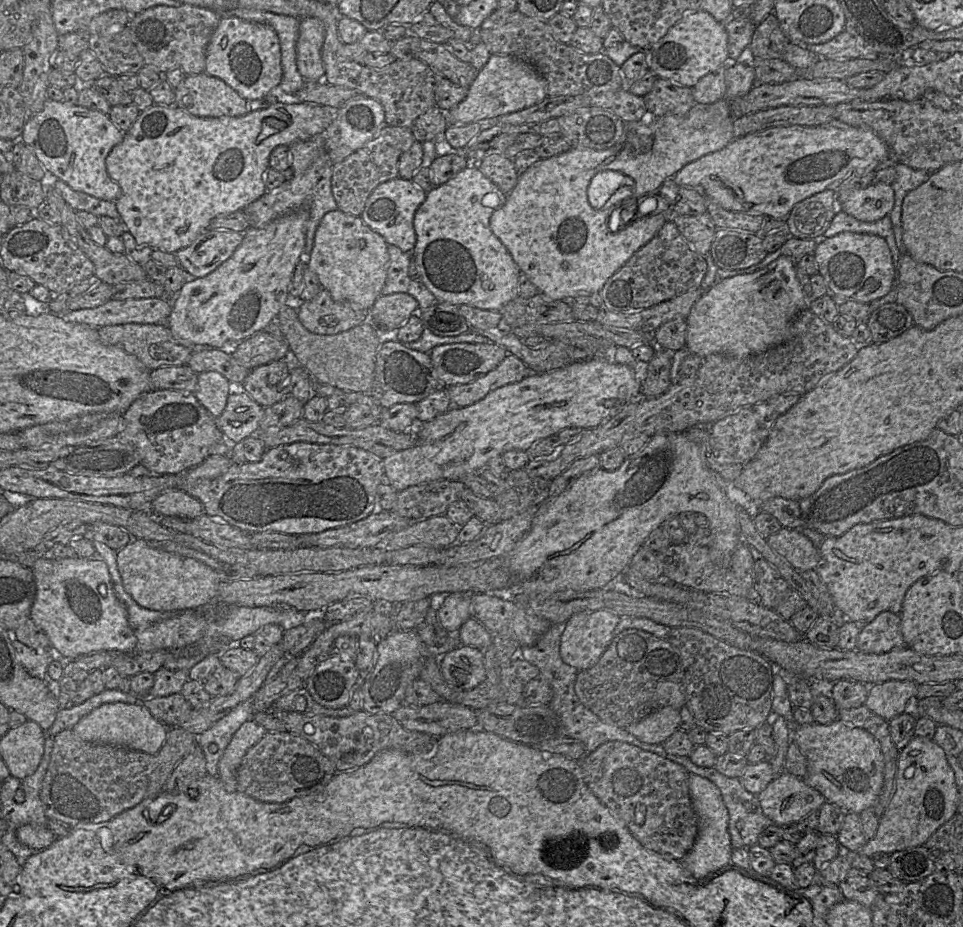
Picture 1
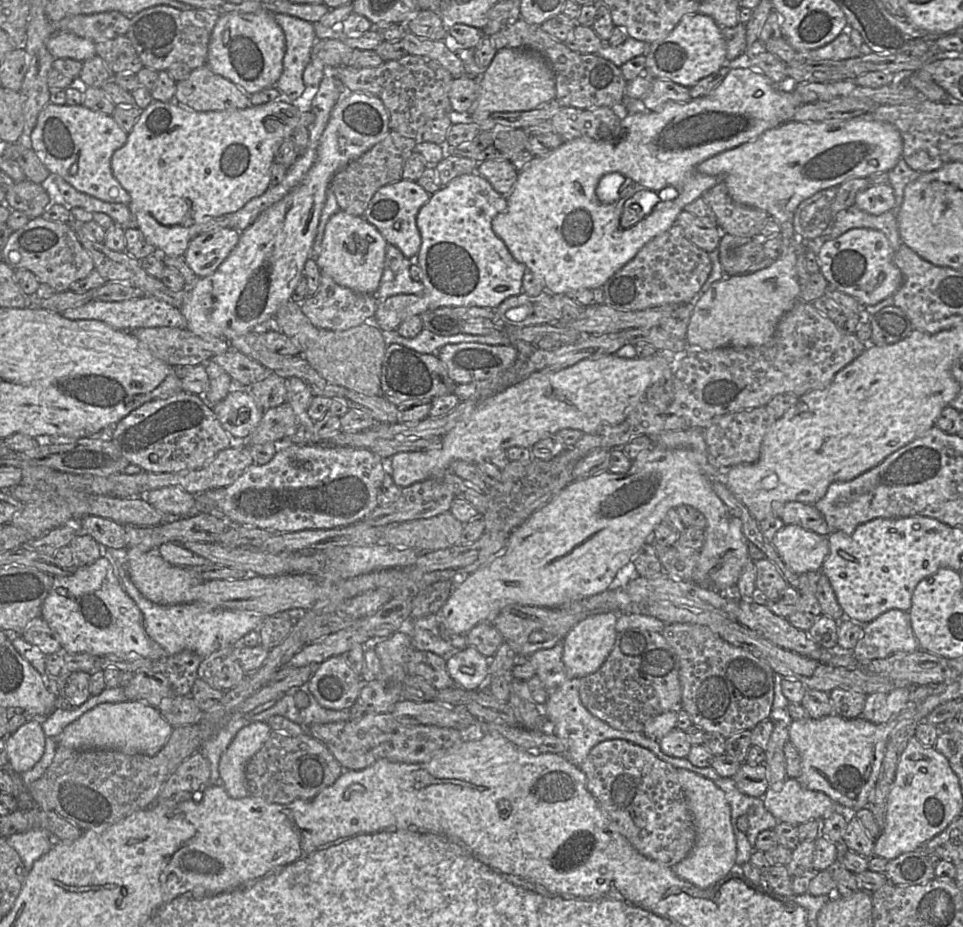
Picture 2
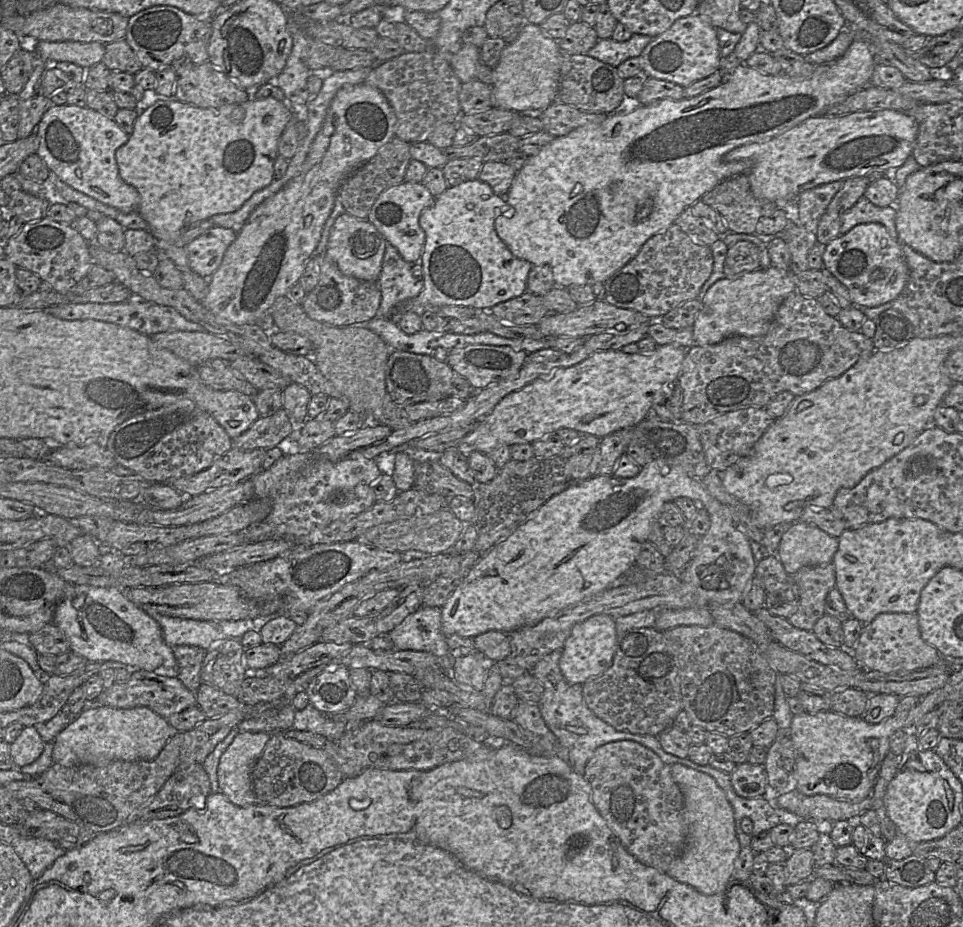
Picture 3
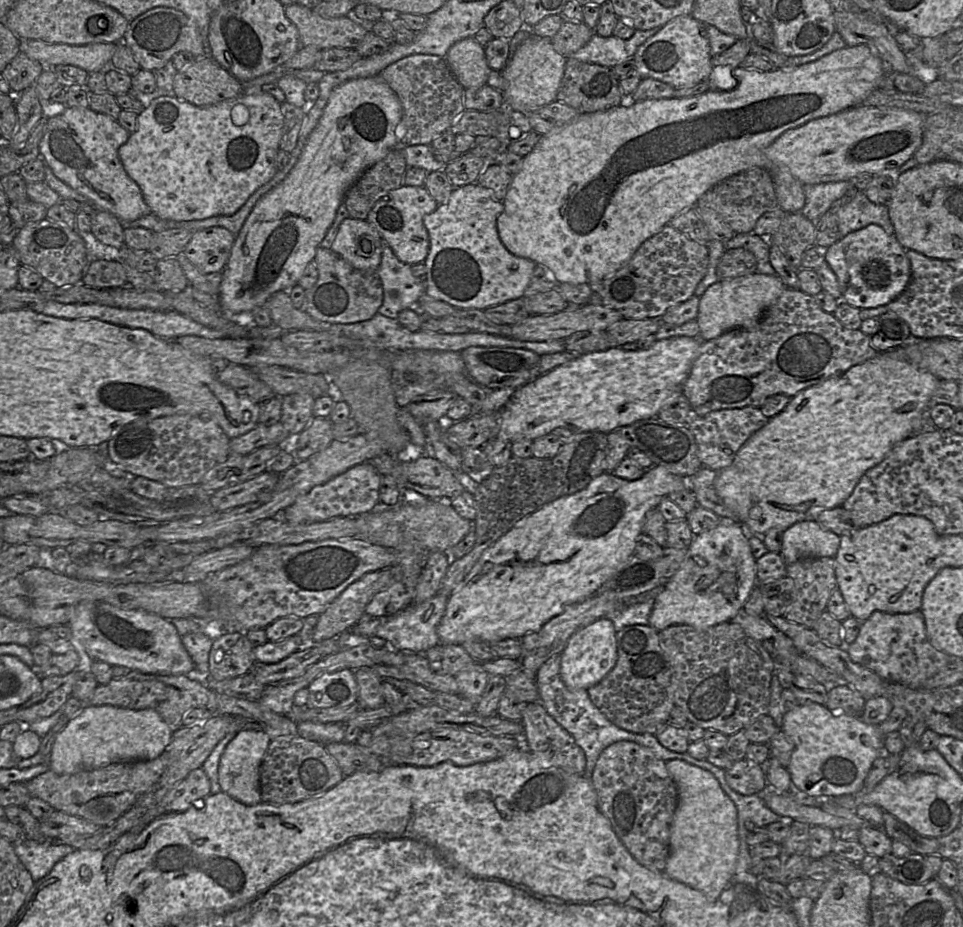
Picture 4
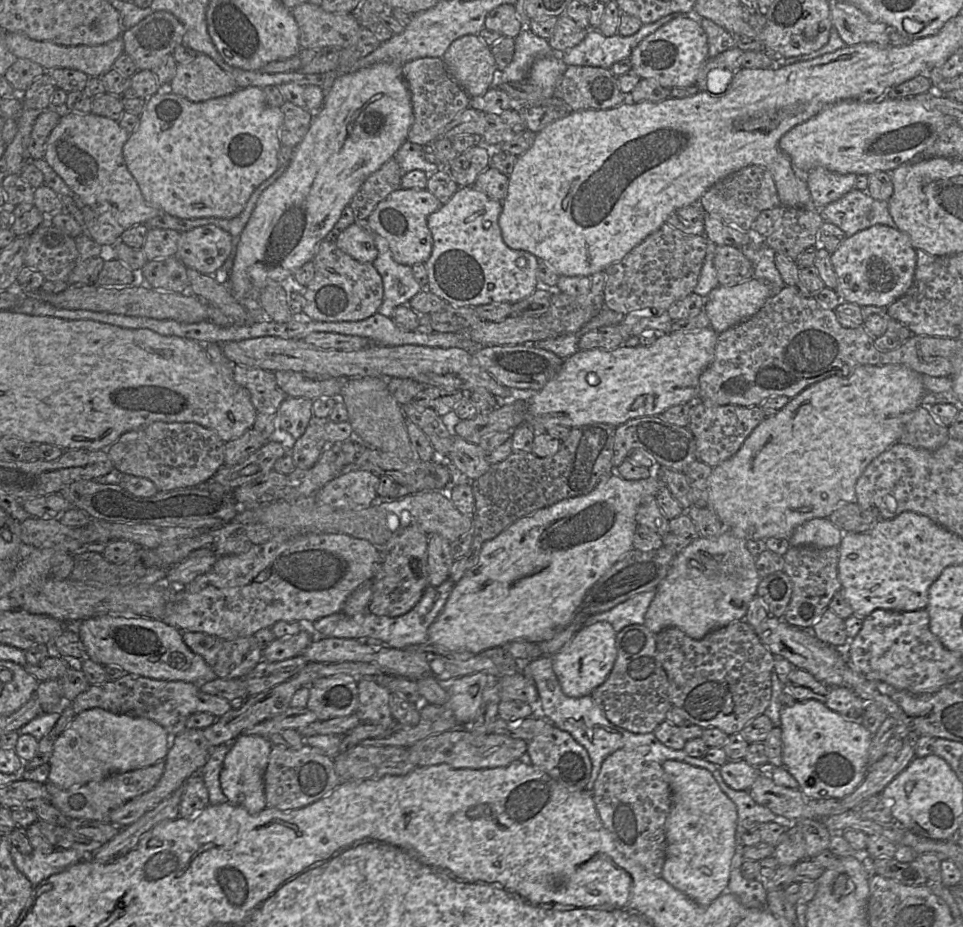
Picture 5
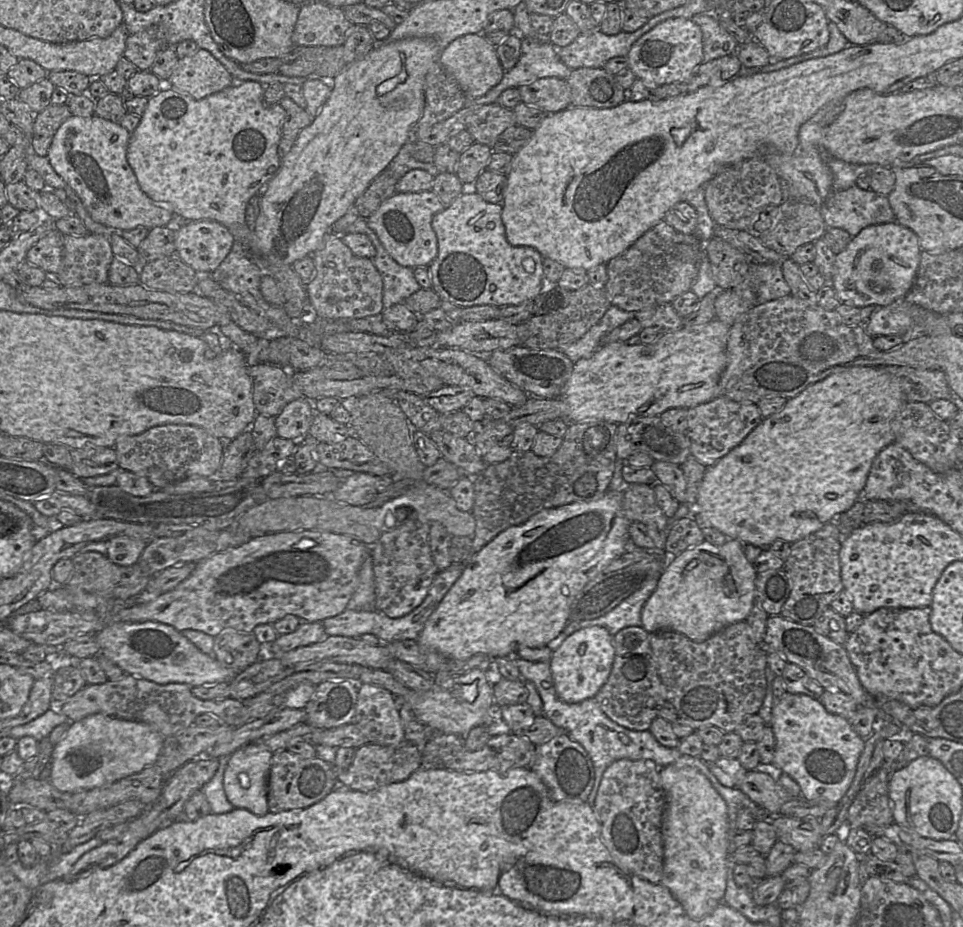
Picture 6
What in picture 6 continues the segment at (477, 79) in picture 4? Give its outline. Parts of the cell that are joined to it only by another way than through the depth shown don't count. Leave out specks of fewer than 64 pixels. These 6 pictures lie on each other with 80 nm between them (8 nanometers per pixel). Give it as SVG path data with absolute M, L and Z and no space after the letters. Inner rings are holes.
M466 34L453 40L440 54L439 62L444 71L459 85L467 98L476 99L496 86L504 75L493 46L484 34Z

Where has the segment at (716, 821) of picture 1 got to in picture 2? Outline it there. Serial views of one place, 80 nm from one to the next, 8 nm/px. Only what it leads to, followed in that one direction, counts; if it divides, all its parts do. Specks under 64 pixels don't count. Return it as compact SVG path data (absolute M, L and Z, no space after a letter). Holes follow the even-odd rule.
M678 768L677 774L693 817L696 839L690 853L671 868L681 879L701 889L707 889L738 867L736 866L736 838L731 824L731 808L723 790L711 779L683 768Z

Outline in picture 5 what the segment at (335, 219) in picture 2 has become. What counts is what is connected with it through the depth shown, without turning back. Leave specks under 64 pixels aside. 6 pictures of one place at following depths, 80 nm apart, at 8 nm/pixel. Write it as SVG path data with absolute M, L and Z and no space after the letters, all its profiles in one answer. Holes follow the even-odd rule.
M357 221L339 234L336 245L340 250L361 263L372 264L378 256L371 232Z

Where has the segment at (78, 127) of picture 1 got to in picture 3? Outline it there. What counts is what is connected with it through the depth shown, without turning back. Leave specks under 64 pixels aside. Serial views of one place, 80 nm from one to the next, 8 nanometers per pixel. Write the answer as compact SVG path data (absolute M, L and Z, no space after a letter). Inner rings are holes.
M50 105L35 133L39 138L36 153L64 183L123 213L137 211L139 193L120 177L115 157L116 150L128 141L129 134L113 118L87 106Z

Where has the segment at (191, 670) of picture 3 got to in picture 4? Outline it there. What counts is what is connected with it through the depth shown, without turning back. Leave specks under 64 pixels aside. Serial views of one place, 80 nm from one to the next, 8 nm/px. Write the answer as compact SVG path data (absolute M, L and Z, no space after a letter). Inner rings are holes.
M190 633L182 637L182 644L194 662L194 670L186 676L205 684L209 679L209 653L213 639L204 633Z

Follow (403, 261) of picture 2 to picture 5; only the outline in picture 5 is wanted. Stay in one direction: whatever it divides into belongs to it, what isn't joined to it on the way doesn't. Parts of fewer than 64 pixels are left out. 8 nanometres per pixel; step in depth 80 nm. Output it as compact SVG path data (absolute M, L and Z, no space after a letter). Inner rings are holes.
M357 221L365 229L371 232L378 256L373 262L375 269L383 281L383 302L378 313L392 317L395 308L399 305L409 304L409 301L423 287L415 279L412 267L397 263L392 256L389 244L385 238L373 232L366 221Z

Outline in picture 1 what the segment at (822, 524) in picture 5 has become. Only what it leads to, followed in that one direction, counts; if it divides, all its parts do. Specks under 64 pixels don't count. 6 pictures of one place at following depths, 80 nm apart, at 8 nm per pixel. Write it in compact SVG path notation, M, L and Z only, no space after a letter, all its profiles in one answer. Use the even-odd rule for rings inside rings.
M784 528L769 536L767 543L784 557L798 572L816 568L819 550L798 530Z

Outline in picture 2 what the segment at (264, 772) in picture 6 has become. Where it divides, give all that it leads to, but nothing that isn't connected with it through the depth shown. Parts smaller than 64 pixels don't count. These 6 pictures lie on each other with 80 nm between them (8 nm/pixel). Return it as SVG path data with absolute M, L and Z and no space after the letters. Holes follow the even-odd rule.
M249 723L236 734L222 754L219 776L230 797L241 799L249 796L245 780L246 765L266 742L271 731L267 723Z

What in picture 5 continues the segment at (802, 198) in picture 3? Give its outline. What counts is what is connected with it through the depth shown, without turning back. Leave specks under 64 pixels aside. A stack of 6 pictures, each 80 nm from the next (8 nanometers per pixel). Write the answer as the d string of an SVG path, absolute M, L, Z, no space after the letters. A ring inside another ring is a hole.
M817 167L806 174L811 207L821 210L855 188L857 174L840 174Z

